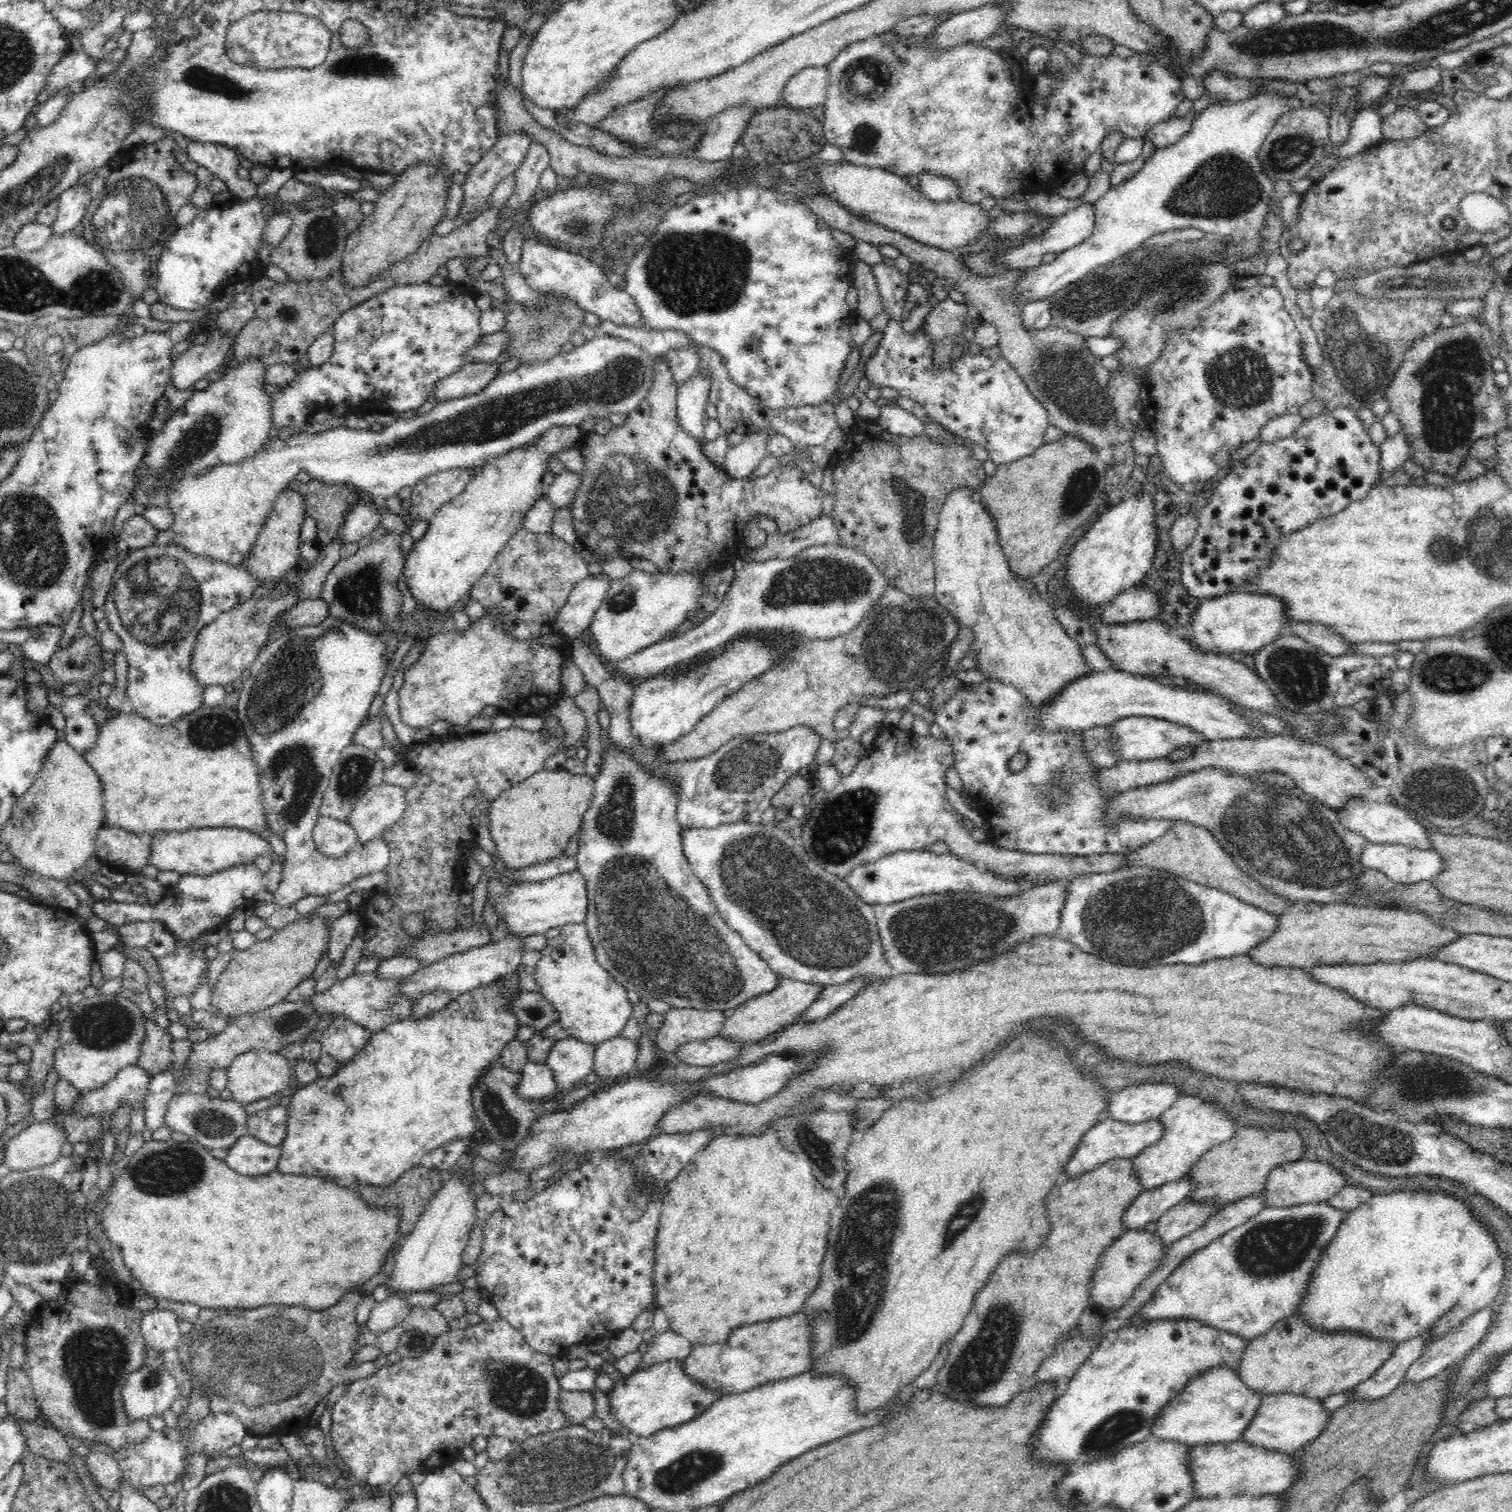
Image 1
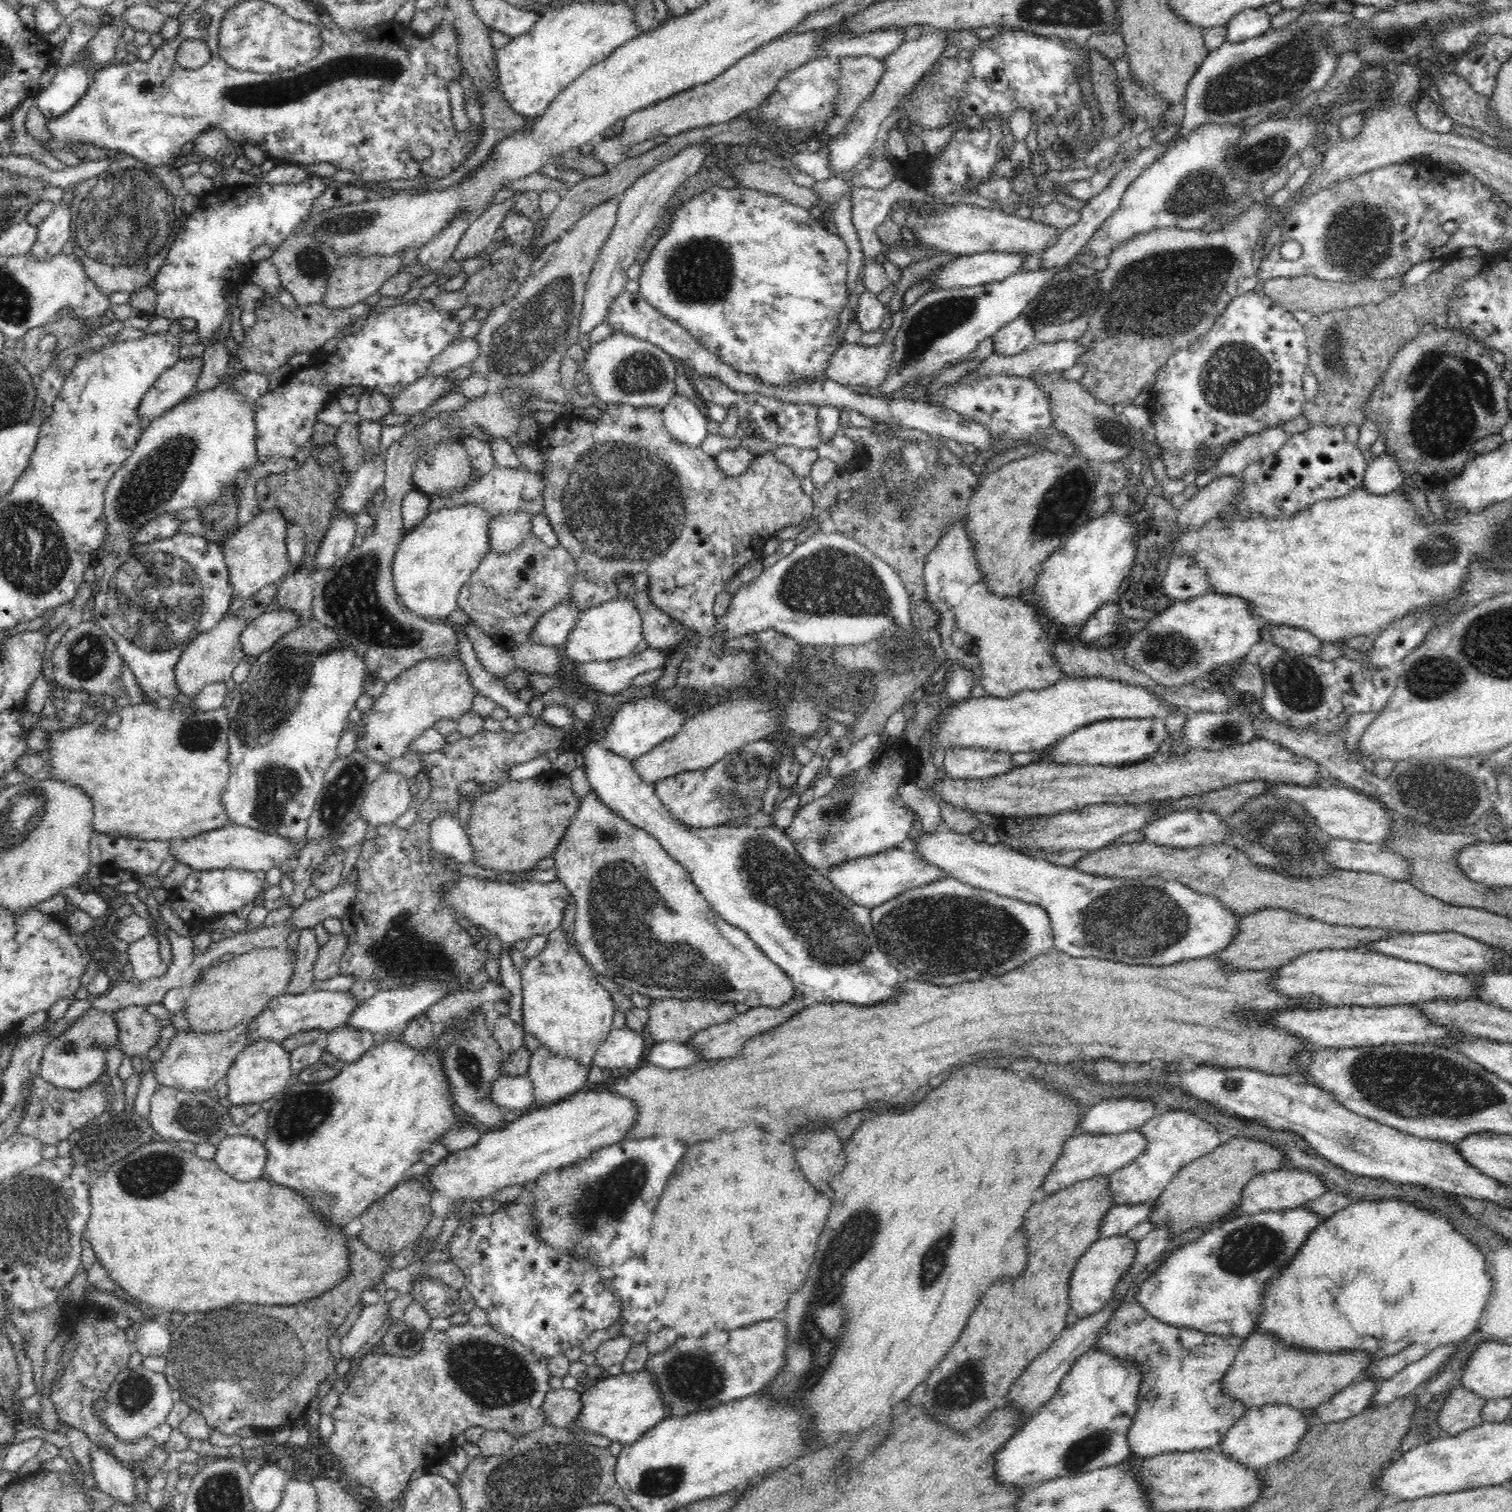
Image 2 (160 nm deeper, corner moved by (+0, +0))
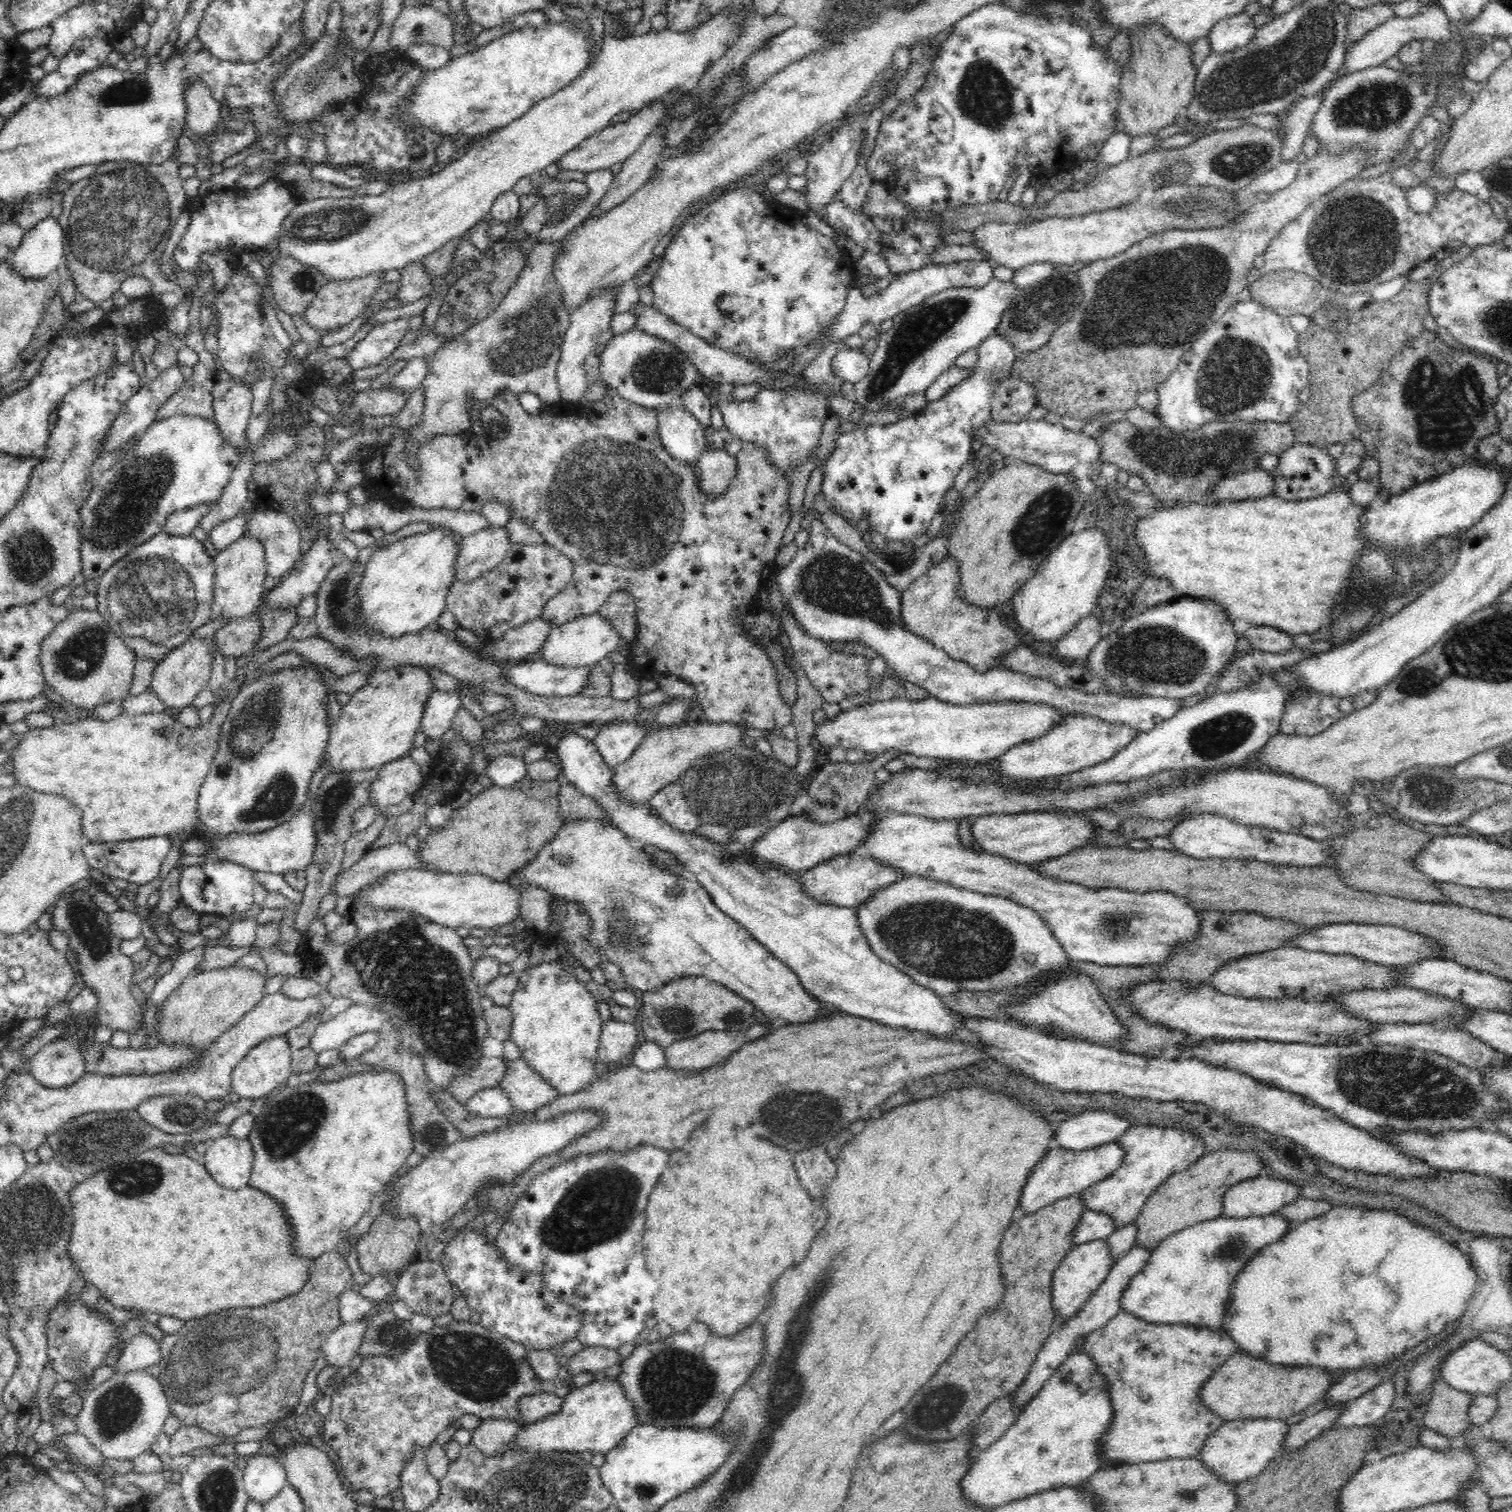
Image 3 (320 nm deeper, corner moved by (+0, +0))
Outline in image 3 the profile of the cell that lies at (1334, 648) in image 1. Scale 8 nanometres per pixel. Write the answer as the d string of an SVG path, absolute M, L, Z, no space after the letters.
M1252 625L1244 632L1244 636L1253 651L1283 653L1291 651L1294 645L1292 635L1270 626Z

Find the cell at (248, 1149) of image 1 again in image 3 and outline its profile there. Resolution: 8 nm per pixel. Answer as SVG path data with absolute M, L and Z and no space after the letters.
M226 1134L208 1141L206 1146L202 1163L218 1184L224 1188L238 1189L249 1183L254 1149L247 1138Z

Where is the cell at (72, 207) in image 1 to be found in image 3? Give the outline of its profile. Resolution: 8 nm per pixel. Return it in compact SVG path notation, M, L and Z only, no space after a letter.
M53 217L25 232L20 247L6 259L10 269L24 279L46 279L65 258L64 229Z

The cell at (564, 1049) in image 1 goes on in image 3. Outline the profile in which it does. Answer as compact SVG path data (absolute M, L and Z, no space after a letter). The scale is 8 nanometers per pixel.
M521 1057L509 1062L499 1087L509 1096L513 1109L522 1113L538 1110L560 1095Z

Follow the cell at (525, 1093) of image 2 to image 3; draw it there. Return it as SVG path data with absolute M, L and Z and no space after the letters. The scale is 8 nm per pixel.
M499 1086L475 1092L463 1105L472 1116L492 1118L516 1112L509 1096Z

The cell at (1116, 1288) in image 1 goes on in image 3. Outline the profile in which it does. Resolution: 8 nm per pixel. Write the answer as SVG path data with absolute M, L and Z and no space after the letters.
M1094 1240L1085 1244L1076 1245L1067 1252L1062 1262L1057 1266L1052 1276L1052 1308L1057 1315L1062 1317L1074 1316L1085 1302L1104 1283L1116 1262L1109 1251L1108 1240Z

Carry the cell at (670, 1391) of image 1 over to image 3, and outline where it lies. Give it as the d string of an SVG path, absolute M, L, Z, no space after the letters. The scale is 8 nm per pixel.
M606 1378L603 1381L592 1380L582 1387L573 1387L563 1396L563 1403L554 1415L544 1417L533 1423L524 1424L513 1436L513 1441L503 1452L523 1450L523 1452L593 1452L593 1454L606 1454L612 1450L636 1425L636 1411L631 1400L624 1394L624 1387L615 1379Z

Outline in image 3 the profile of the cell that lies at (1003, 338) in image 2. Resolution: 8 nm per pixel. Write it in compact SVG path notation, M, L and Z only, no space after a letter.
M1000 335L988 337L978 348L978 360L971 368L969 377L946 392L942 400L928 402L919 412L893 424L874 424L838 436L836 446L825 462L821 492L834 513L842 516L851 525L856 525L864 514L868 514L870 528L882 536L885 541L904 542L927 533L934 514L940 509L944 494L953 488L954 478L960 468L969 462L972 450L974 430L984 426L992 419L990 403L1000 380L1011 376L1011 366L1018 352Z

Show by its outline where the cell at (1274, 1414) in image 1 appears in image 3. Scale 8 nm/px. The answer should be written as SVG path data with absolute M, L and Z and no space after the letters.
M1238 1418L1224 1422L1208 1436L1198 1458L1220 1480L1228 1484L1244 1482L1258 1476L1276 1455L1281 1454L1289 1426L1286 1420L1279 1418Z

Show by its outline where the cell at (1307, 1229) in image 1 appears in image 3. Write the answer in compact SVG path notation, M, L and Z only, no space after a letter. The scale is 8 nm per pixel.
M1278 1214L1219 1217L1184 1228L1160 1242L1142 1270L1127 1283L1121 1310L1152 1323L1189 1324L1223 1330L1223 1316L1238 1272L1268 1244L1274 1244L1292 1225Z

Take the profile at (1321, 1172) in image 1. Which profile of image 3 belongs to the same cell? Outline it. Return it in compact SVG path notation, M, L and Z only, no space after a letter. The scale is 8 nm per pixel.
M1254 1177L1232 1185L1223 1198L1223 1217L1252 1217L1276 1214L1284 1205L1300 1197L1300 1189L1291 1180L1280 1180L1272 1177Z

